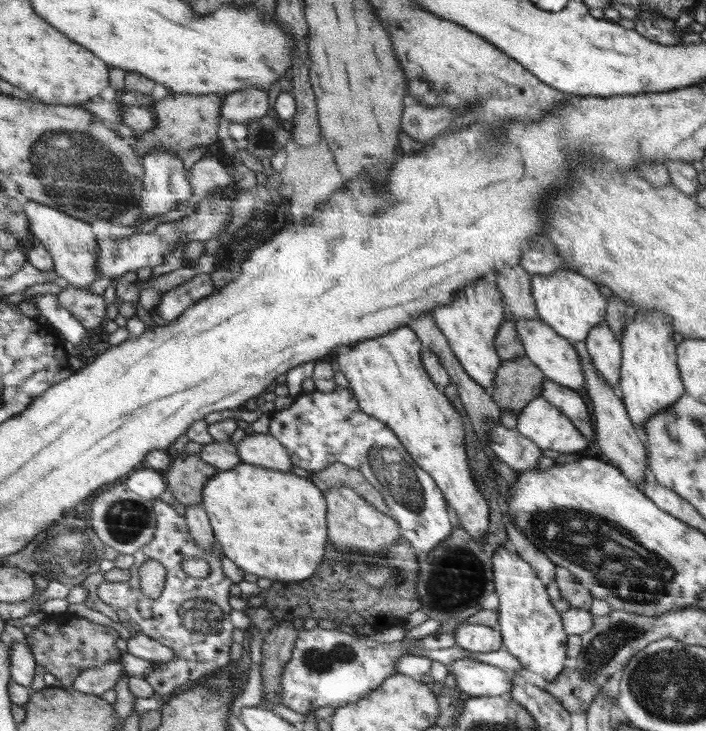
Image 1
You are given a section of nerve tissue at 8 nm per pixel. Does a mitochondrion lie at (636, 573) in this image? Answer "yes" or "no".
yes

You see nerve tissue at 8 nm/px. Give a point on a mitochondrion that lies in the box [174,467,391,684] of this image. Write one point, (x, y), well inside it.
(337, 654)

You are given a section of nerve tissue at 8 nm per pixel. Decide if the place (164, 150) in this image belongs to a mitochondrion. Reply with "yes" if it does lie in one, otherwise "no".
no

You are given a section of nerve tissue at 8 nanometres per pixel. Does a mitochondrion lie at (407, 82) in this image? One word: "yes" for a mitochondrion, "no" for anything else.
no

